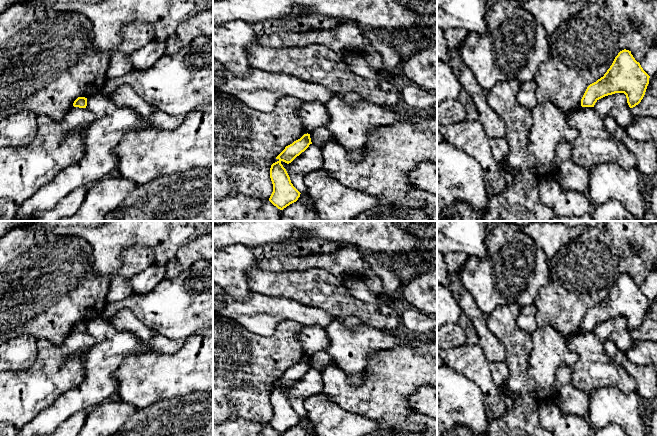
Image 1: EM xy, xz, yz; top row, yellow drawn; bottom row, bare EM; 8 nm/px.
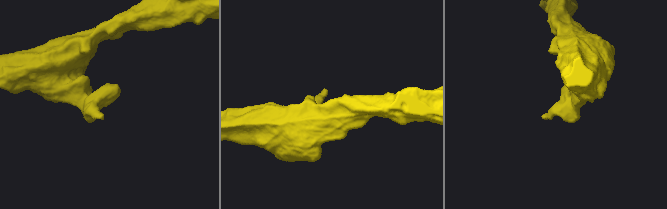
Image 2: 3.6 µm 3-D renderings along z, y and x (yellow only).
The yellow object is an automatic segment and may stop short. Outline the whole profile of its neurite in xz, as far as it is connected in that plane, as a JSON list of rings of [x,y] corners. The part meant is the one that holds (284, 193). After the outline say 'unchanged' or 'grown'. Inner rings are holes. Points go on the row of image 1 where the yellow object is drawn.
[[[304,134],[300,139],[286,146],[276,157],[278,161],[271,165],[270,178],[273,184],[273,192],[269,201],[280,210],[296,202],[301,194],[291,183],[290,177],[281,162],[291,163],[310,144],[312,144],[310,134]]] | unchanged

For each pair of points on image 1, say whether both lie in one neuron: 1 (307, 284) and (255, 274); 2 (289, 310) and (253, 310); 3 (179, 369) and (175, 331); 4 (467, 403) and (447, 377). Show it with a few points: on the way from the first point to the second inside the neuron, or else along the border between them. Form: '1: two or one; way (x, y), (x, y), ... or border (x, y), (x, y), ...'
1: one; way (294, 284), (268, 283)
2: one; way (280, 310), (262, 310)
3: two; border (196, 333), (184, 339)
4: one; way (461, 397), (447, 383)

